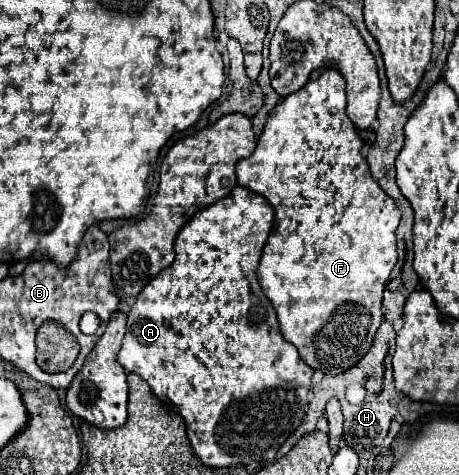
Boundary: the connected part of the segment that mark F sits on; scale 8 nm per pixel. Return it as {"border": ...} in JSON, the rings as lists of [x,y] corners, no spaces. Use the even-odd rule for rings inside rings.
{"border":[[[315,69],[309,77],[309,81],[305,83],[303,89],[299,89],[297,93],[287,95],[281,103],[277,103],[267,119],[267,125],[261,133],[261,139],[257,143],[257,149],[253,151],[253,155],[249,159],[243,159],[237,163],[237,183],[263,195],[275,209],[275,227],[273,233],[269,235],[267,245],[263,247],[263,255],[261,255],[261,263],[257,269],[257,279],[263,287],[263,293],[271,299],[279,323],[281,323],[281,331],[283,337],[293,343],[301,355],[301,359],[313,367],[323,371],[325,375],[339,375],[347,369],[351,369],[353,365],[359,363],[359,359],[369,351],[375,331],[381,325],[383,317],[381,317],[381,299],[383,299],[383,287],[397,263],[397,239],[395,239],[395,229],[399,225],[401,219],[401,211],[397,209],[395,201],[379,187],[379,183],[373,179],[367,161],[361,155],[361,147],[363,141],[357,135],[355,125],[351,123],[351,119],[345,113],[345,79],[337,69]]]}

